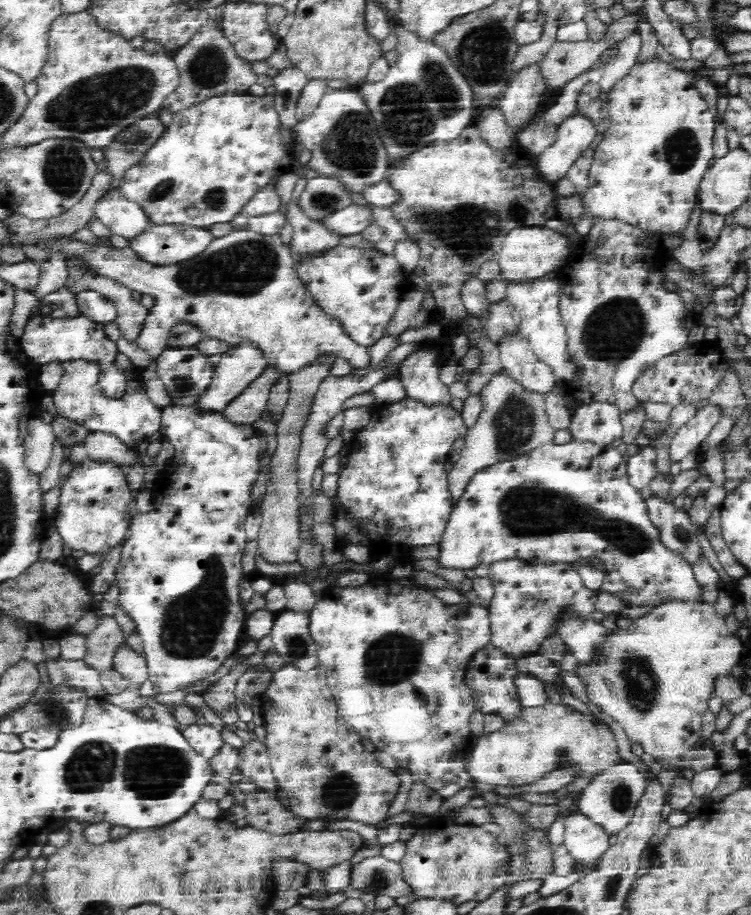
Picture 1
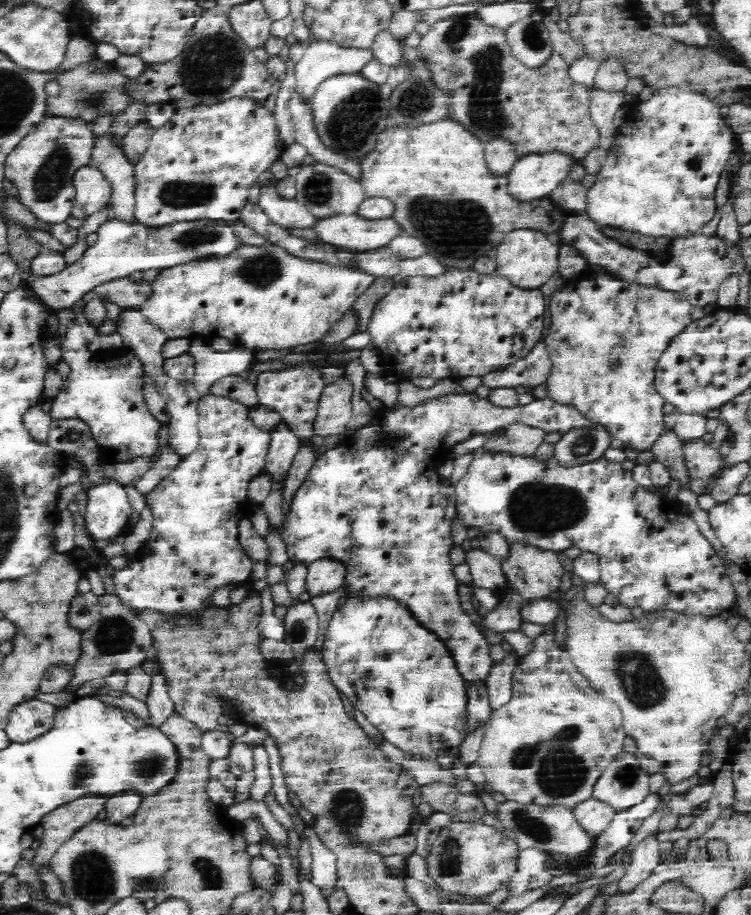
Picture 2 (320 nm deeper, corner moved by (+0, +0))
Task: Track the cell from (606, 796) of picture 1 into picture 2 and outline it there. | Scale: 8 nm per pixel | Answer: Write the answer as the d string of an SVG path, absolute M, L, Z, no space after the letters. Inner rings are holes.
M622 752L616 756L594 783L594 800L620 812L640 804L650 794L649 774L640 768L637 755Z

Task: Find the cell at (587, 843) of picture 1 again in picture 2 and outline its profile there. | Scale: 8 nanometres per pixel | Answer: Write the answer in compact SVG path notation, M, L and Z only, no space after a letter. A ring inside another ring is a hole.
M593 798L577 804L572 809L572 812L576 822L578 822L578 825L582 827L582 830L590 839L596 839L604 832L616 814L611 806L598 802Z

